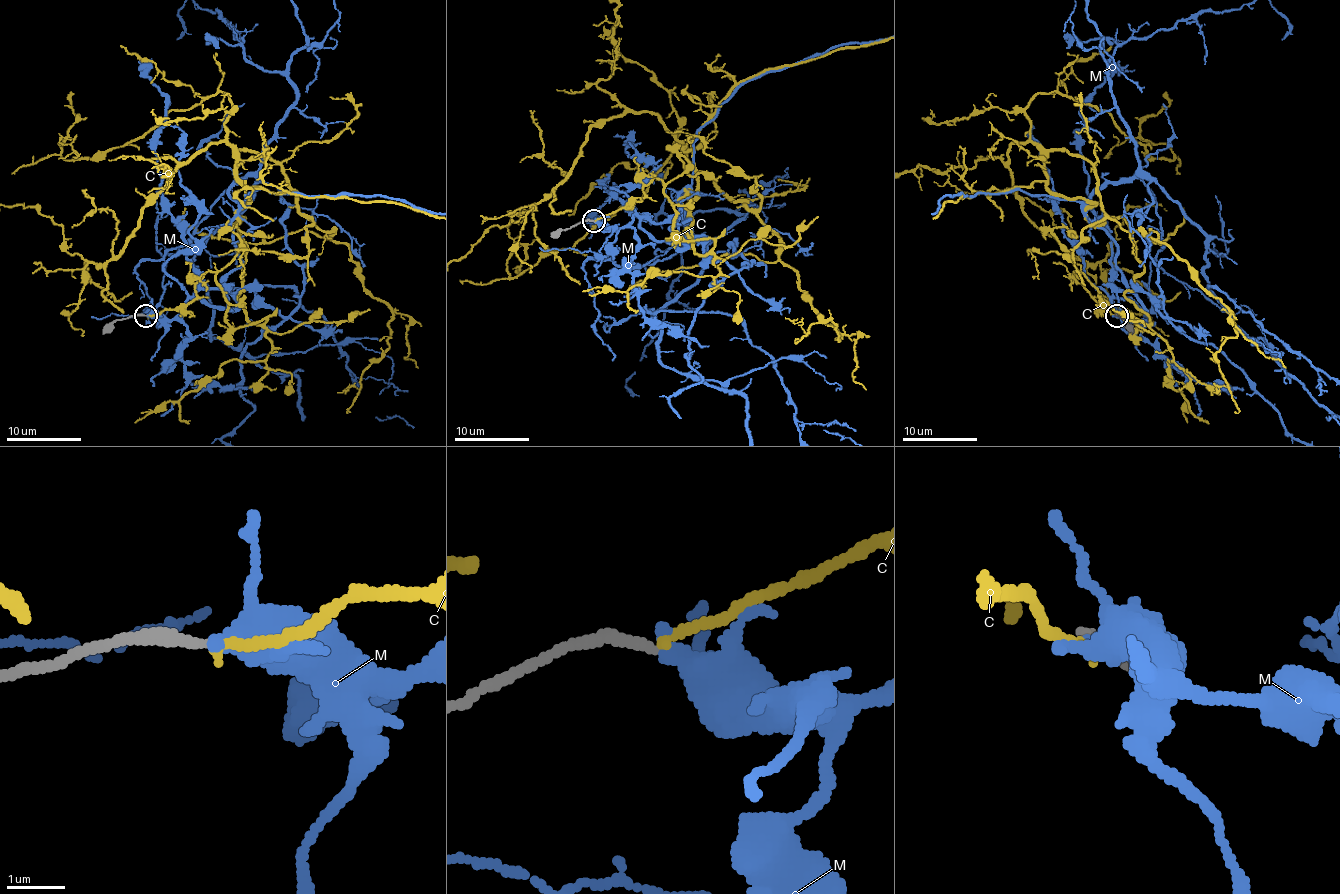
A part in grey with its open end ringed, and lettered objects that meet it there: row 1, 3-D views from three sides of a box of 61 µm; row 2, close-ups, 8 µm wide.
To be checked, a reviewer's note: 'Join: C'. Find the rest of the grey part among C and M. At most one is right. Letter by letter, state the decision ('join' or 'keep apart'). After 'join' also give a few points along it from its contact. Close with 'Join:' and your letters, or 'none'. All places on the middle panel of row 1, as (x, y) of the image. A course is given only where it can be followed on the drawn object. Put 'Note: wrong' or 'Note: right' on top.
Note: right
C: join | via (595, 220), (657, 177), (713, 247), (685, 231), (694, 155), (649, 111), (595, 123)
M: keep apart
Join: C

